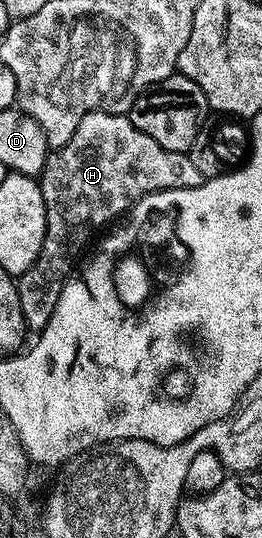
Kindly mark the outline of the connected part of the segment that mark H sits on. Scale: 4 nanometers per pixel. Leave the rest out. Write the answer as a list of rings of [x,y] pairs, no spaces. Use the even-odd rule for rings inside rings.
[[[91,111],[81,117],[81,125],[77,125],[73,137],[69,137],[64,147],[56,147],[48,154],[43,173],[38,176],[38,180],[41,193],[45,197],[45,241],[41,245],[37,261],[33,261],[30,269],[17,279],[21,313],[27,322],[27,330],[31,333],[41,332],[45,325],[49,325],[49,317],[53,317],[53,309],[57,307],[57,297],[61,297],[63,282],[72,274],[71,262],[98,227],[105,226],[114,215],[122,216],[146,195],[173,189],[197,189],[197,185],[201,185],[204,178],[193,166],[188,152],[170,151],[157,145],[157,141],[153,141],[149,133],[138,131],[127,115]]]

